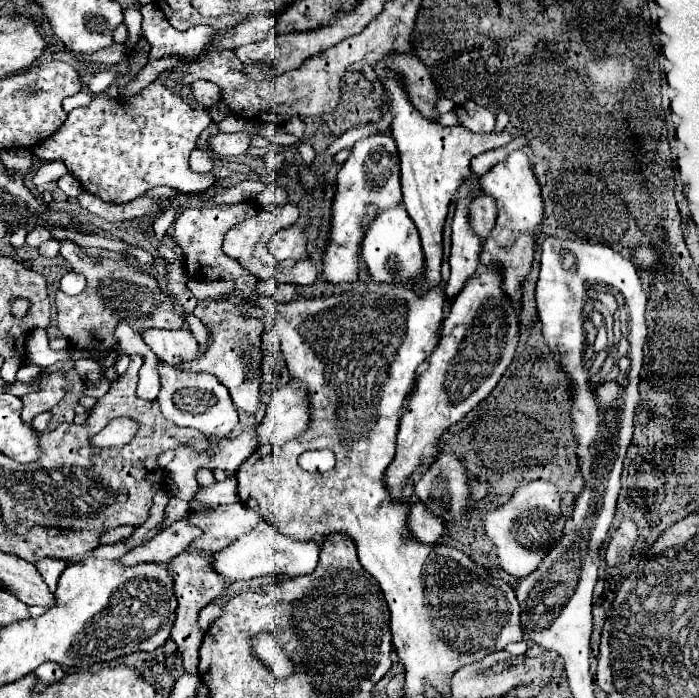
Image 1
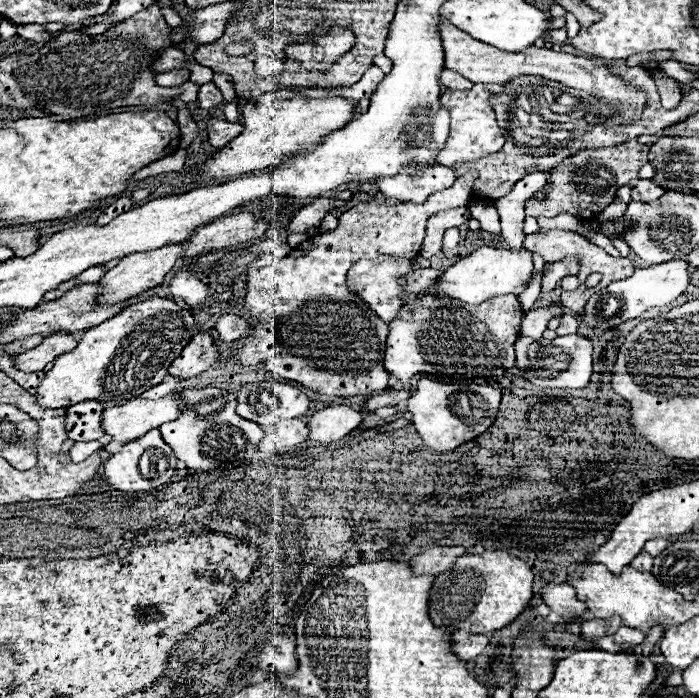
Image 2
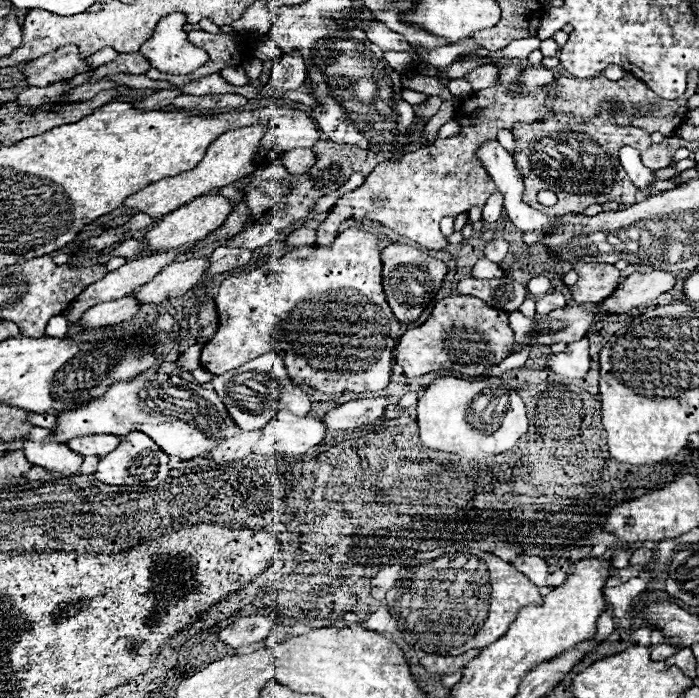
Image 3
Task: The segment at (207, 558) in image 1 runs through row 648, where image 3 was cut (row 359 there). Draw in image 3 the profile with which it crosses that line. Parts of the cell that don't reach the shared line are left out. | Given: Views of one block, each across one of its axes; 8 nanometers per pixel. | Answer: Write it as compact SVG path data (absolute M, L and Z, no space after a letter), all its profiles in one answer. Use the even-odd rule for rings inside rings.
M194 344L190 346L180 358L178 358L178 366L186 372L192 372L200 366L200 350L202 350L202 344Z

